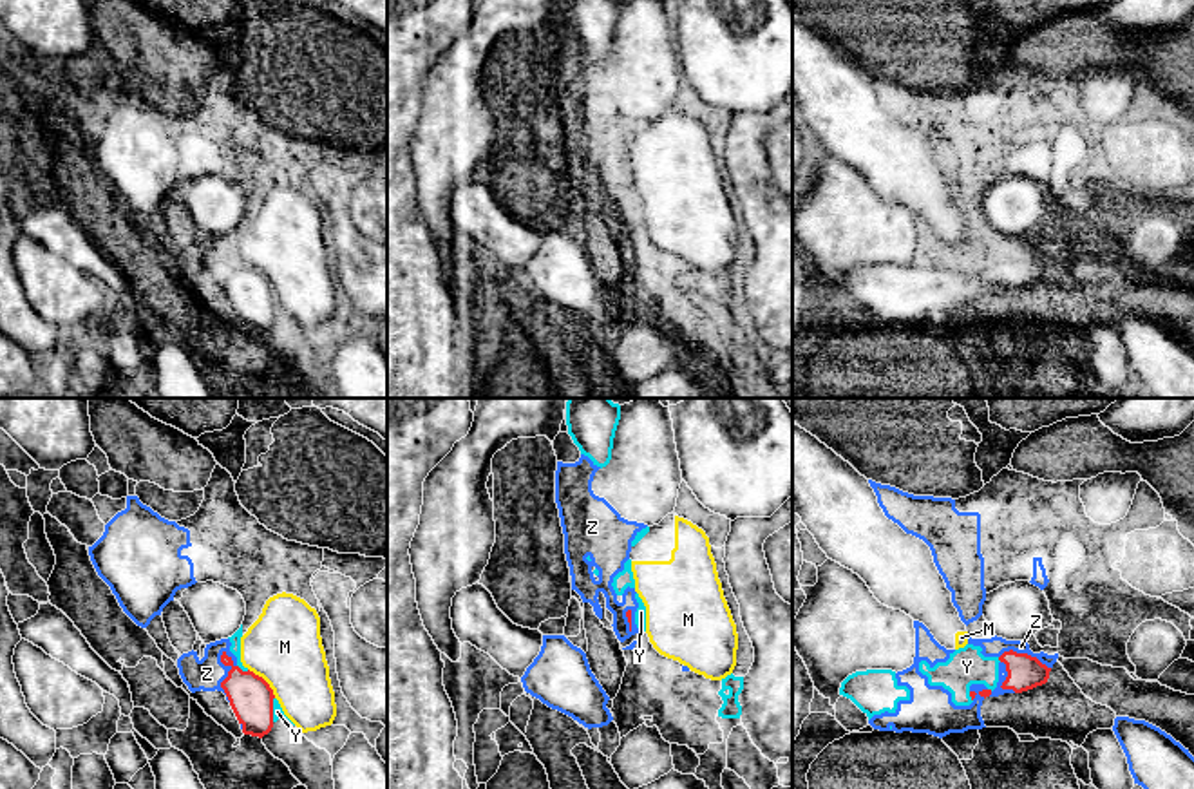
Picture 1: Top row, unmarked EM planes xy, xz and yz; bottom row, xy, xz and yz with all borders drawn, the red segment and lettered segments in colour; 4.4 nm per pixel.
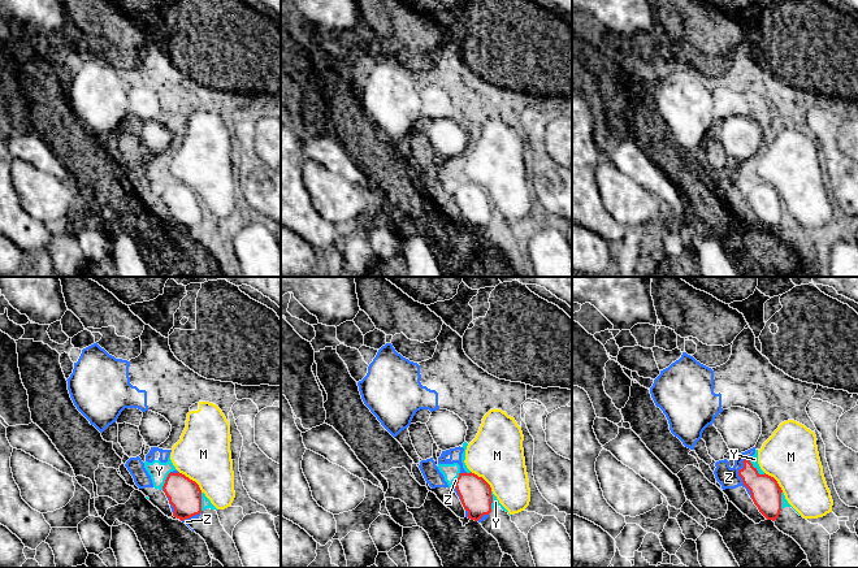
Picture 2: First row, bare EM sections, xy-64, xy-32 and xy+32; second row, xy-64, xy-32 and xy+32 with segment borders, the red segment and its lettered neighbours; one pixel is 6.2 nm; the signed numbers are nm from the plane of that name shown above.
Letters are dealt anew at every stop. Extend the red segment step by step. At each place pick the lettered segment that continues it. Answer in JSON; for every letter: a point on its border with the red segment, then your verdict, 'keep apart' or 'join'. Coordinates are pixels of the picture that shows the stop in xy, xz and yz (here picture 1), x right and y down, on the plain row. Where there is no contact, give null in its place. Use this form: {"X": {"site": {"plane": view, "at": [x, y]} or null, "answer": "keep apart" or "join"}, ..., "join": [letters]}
{"M": {"site": {"plane": "xy", "at": [265, 275]}, "answer": "keep apart"}, "Y": {"site": {"plane": "xy", "at": [241, 265]}, "answer": "join"}, "Z": {"site": {"plane": "xy", "at": [228, 270]}, "answer": "keep apart"}, "join": ["Y"]}

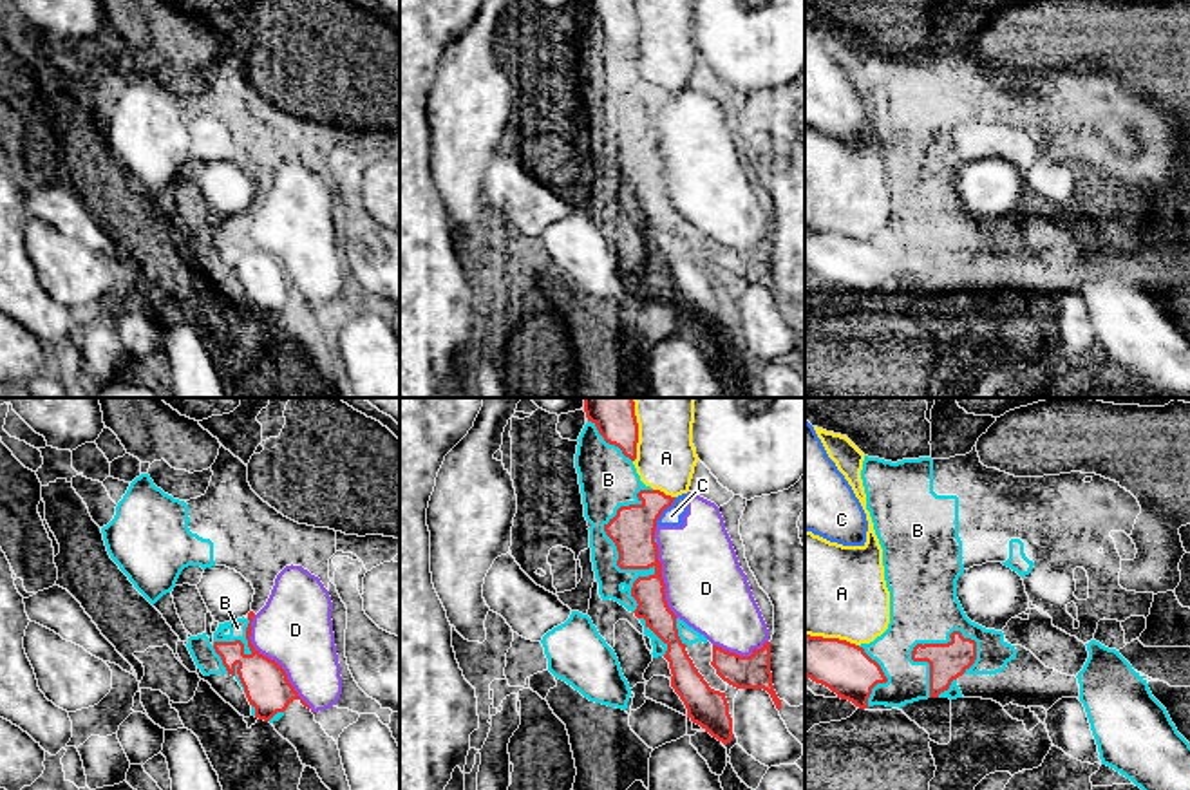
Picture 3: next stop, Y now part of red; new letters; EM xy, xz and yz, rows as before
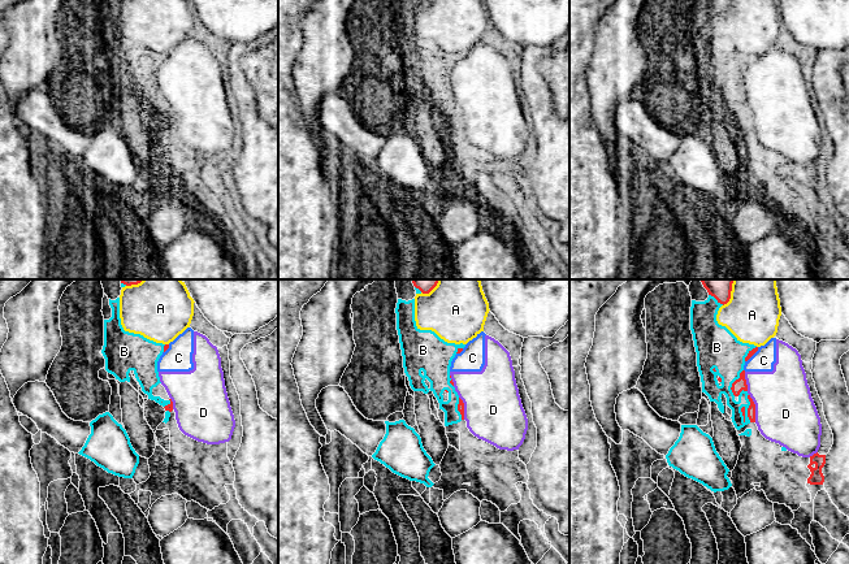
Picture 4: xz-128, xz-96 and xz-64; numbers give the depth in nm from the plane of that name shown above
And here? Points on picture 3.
{"A": {"site": {"plane": "xz", "at": [637, 29]}, "answer": "keep apart"}, "B": {"site": {"plane": "xz", "at": [619, 154]}, "answer": "keep apart"}, "C": {"site": {"plane": "xz", "at": [662, 105]}, "answer": "keep apart"}, "D": {"site": {"plane": "xy", "at": [275, 257]}, "answer": "keep apart"}, "join": []}

